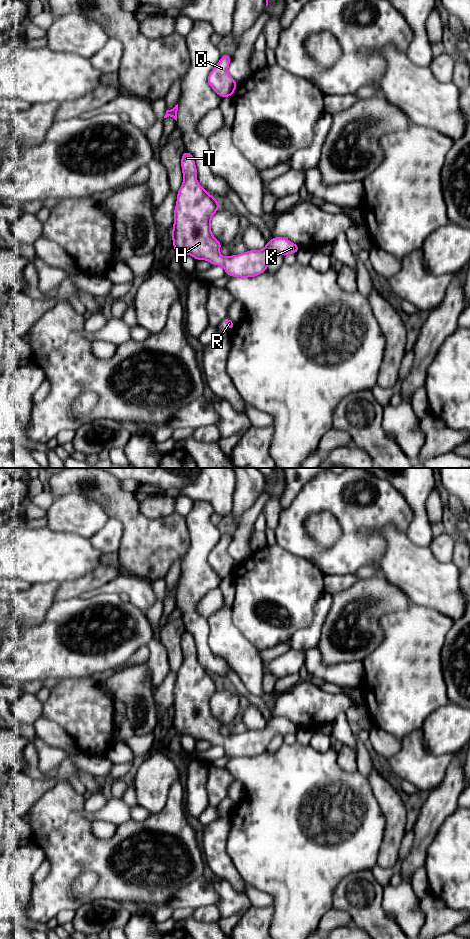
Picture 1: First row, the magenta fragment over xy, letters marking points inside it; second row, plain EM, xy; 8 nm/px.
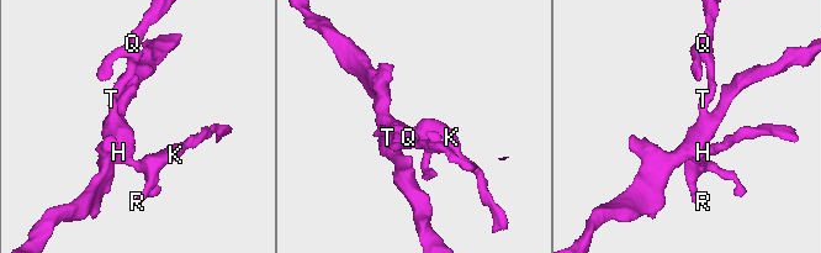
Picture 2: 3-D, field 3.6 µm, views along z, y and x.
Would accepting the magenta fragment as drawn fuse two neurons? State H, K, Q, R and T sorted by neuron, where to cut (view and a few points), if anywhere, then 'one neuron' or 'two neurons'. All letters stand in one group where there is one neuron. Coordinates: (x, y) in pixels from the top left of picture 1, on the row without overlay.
groups H K Q R T; cut none; one neuron

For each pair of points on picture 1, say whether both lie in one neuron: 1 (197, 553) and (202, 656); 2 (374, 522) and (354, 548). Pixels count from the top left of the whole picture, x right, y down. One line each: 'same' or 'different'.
1: same
2: same

